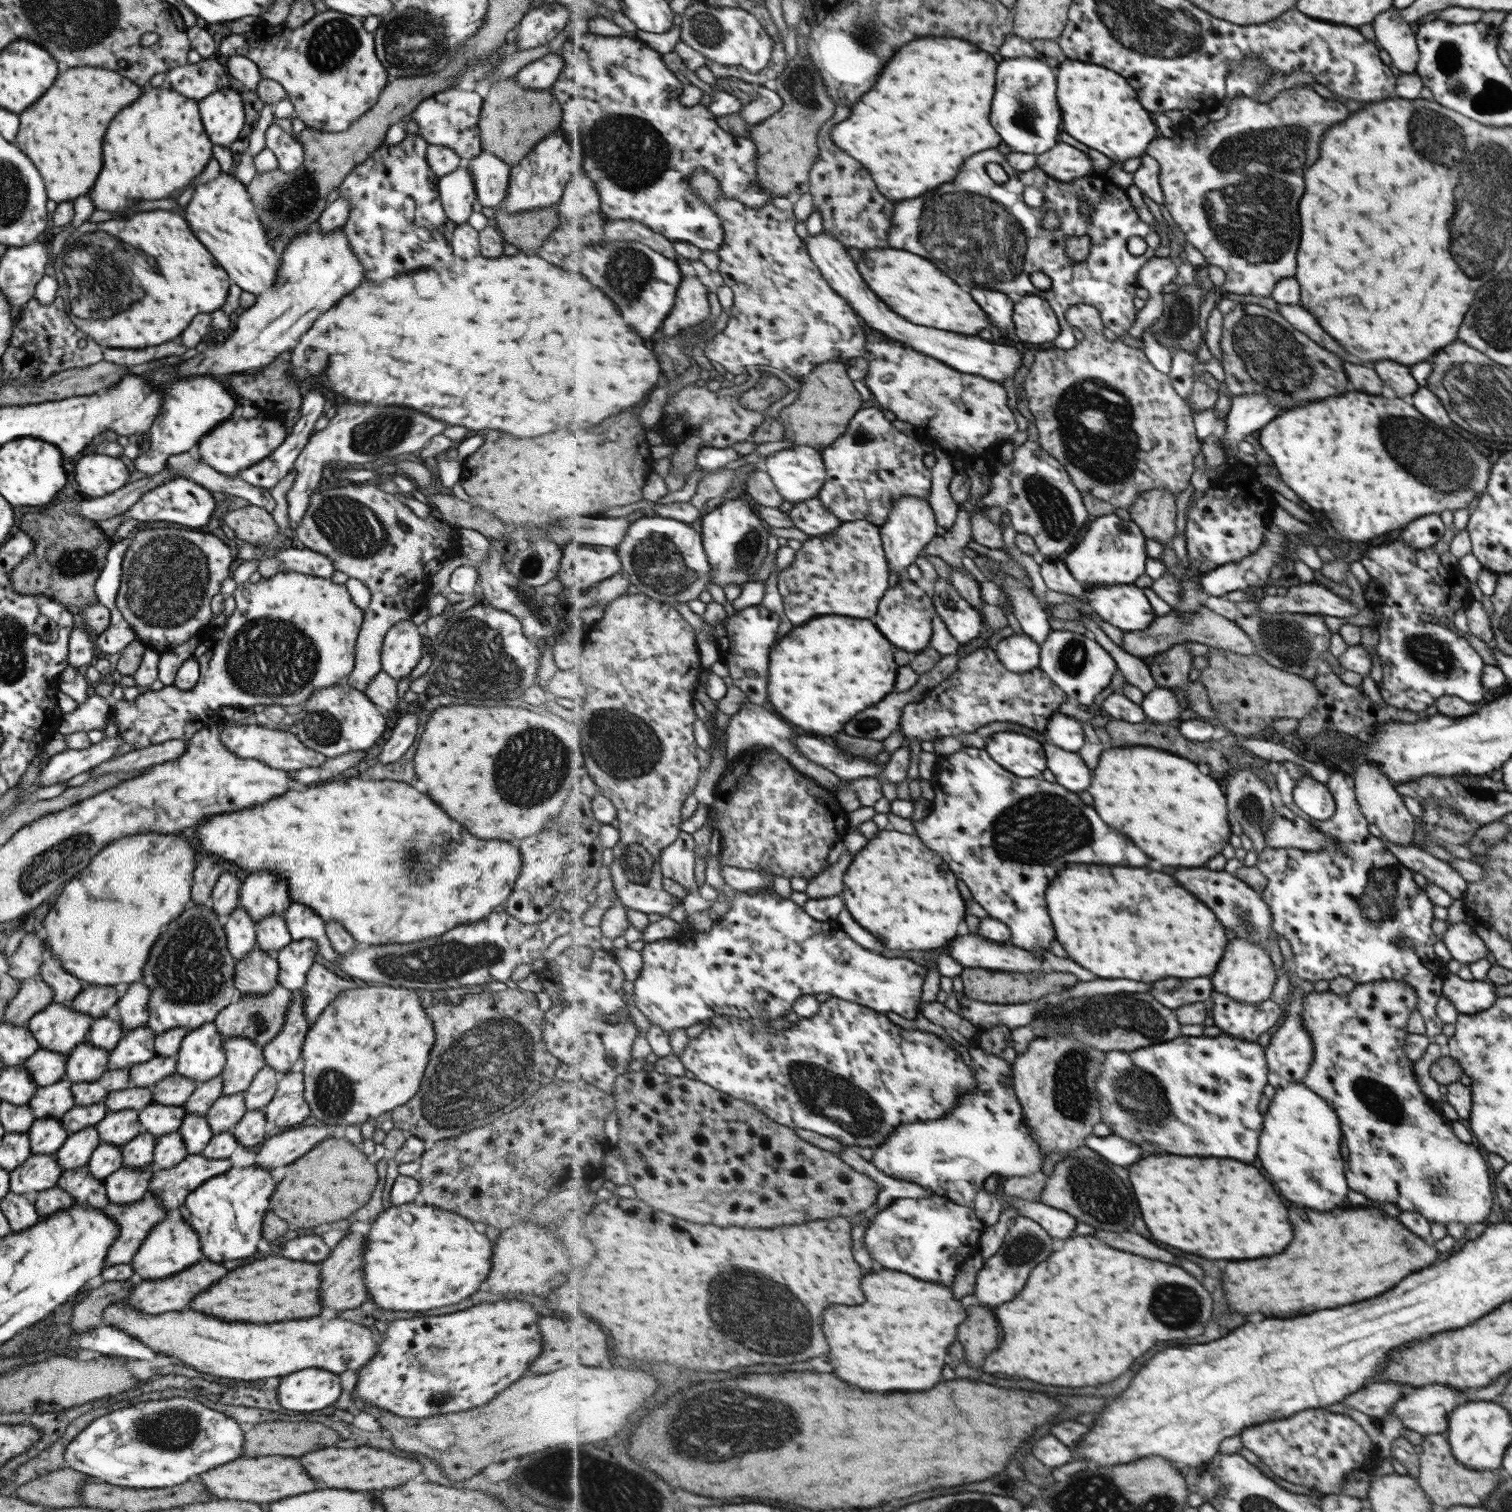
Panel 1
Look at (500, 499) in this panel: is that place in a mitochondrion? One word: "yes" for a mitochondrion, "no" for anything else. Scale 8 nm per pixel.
no

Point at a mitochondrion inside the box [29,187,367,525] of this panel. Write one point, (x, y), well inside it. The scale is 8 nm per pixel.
(92, 270)

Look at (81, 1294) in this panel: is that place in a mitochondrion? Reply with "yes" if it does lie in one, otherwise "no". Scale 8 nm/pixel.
no

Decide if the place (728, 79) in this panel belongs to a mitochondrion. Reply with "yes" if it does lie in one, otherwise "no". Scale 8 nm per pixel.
no

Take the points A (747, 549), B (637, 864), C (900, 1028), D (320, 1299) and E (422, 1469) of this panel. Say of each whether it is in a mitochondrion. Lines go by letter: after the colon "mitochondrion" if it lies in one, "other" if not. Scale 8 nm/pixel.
A: mitochondrion
B: mitochondrion
C: other
D: other
E: other

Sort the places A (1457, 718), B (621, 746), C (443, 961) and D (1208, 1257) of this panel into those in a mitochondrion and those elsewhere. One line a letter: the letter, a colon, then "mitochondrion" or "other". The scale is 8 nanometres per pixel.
A: other
B: mitochondrion
C: mitochondrion
D: other

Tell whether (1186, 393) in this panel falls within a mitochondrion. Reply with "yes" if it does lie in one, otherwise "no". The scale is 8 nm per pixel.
no

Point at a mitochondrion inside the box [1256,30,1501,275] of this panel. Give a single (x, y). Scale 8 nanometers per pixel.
(1446, 57)

